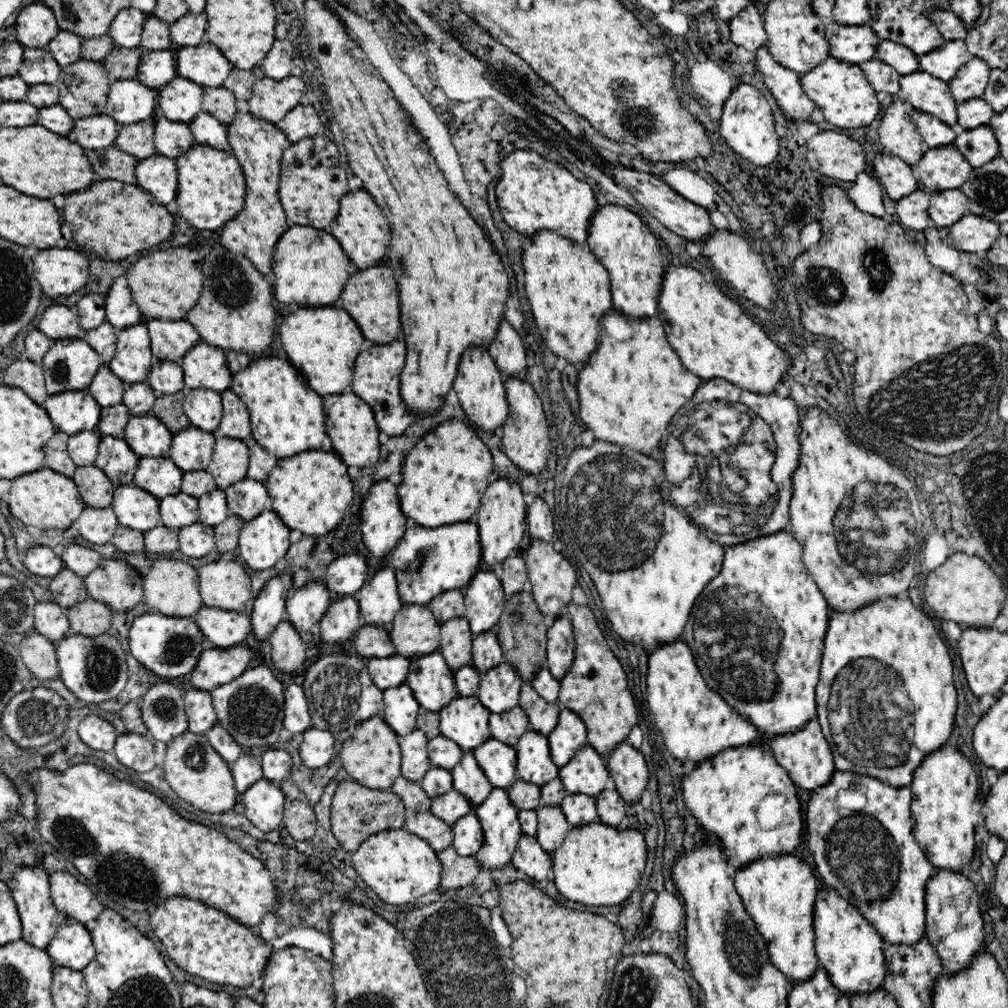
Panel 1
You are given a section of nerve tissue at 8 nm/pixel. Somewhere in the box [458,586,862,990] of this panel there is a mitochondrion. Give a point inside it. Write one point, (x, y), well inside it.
(743, 950)

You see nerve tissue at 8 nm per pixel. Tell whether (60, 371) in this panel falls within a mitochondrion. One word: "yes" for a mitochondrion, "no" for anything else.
yes

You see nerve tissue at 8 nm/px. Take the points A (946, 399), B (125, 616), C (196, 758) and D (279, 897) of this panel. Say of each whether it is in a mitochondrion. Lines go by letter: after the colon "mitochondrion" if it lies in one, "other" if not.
A: mitochondrion
B: other
C: mitochondrion
D: other

